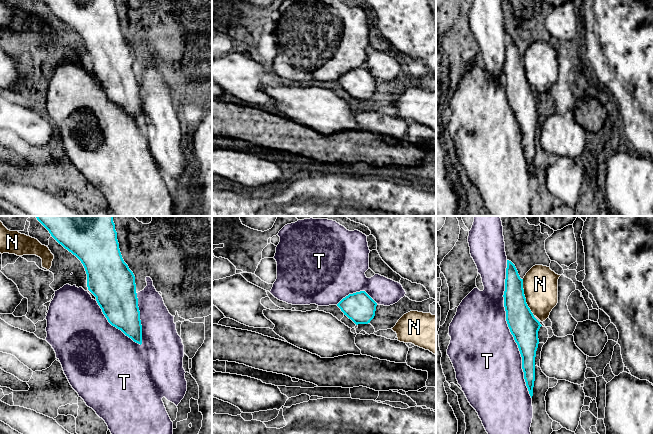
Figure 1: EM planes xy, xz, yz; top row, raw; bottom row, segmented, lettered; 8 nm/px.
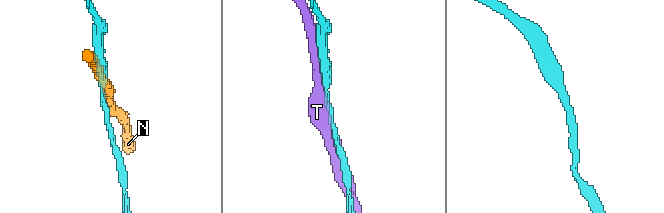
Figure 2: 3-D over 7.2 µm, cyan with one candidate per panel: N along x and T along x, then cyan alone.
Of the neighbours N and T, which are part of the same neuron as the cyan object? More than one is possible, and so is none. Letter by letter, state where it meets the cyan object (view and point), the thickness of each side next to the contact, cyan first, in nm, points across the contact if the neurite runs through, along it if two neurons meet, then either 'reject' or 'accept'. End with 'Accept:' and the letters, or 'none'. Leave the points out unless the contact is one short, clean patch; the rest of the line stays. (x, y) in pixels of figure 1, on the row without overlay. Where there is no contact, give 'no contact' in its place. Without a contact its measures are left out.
N: contact yz (524, 73); calibres 240 and 280 nm; reject
T: contact yz (509, 104); calibres 240 and 500 nm; reject
Accept: none

